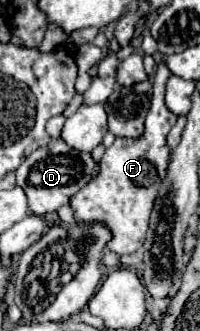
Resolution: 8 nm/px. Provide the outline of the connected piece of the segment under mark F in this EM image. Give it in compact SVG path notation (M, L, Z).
M159 63L153 77L151 107L145 119L143 135L139 135L139 139L117 137L99 163L101 165L99 175L91 183L87 183L87 187L77 191L69 201L75 213L75 221L85 221L85 223L97 221L111 231L111 241L107 243L107 249L117 255L127 255L143 247L143 239L149 227L151 207L155 203L155 195L159 195L159 183L163 181L163 175L167 175L167 163L171 161L171 149L167 147L167 133L177 121L177 117L165 107L163 101L165 77L169 75L171 71L163 63Z

